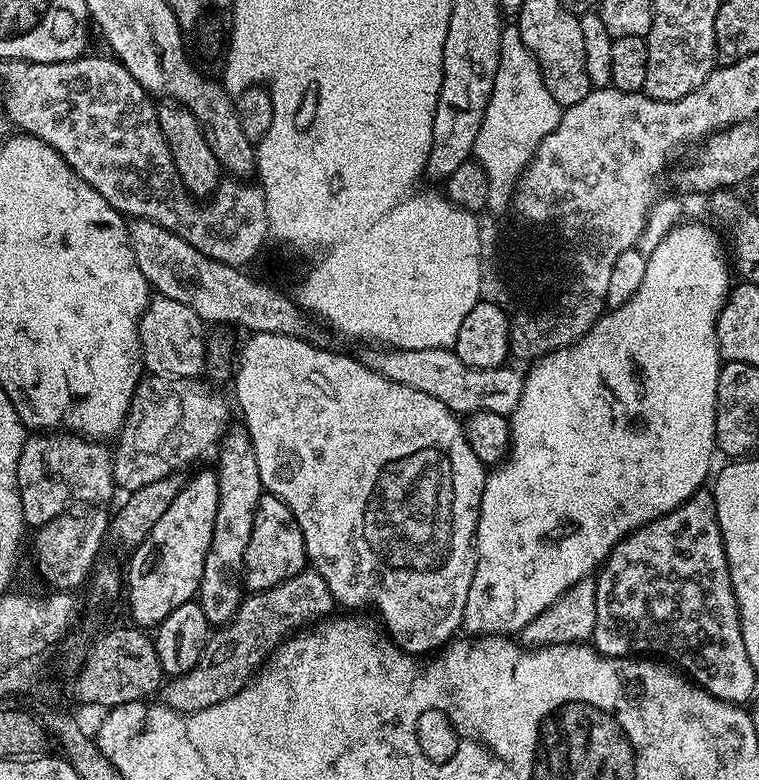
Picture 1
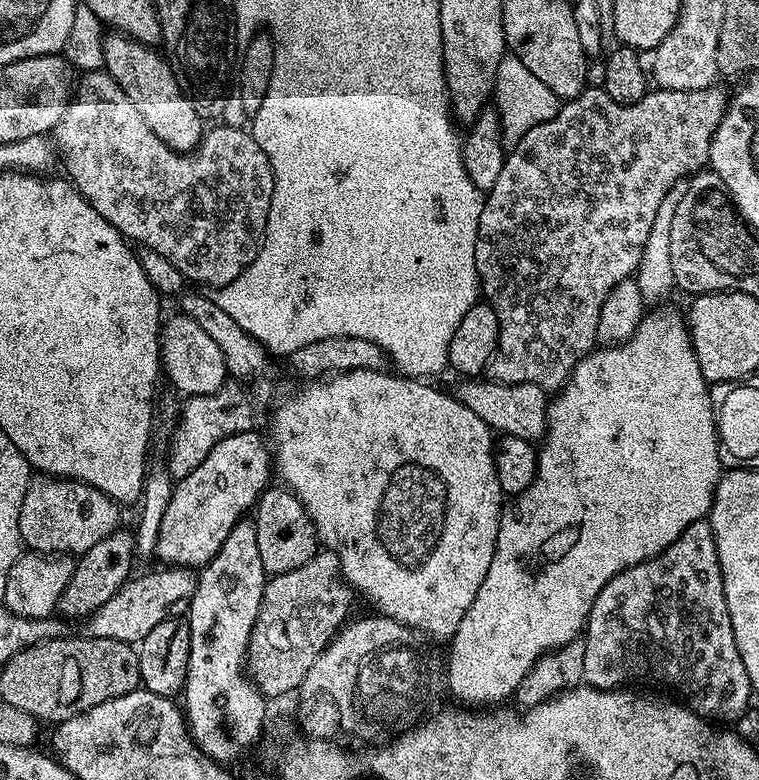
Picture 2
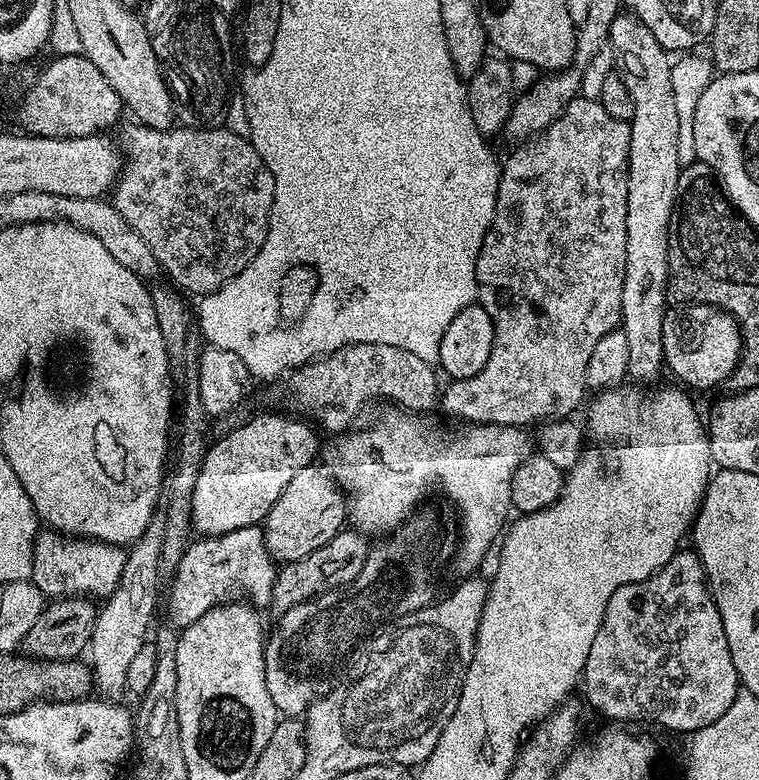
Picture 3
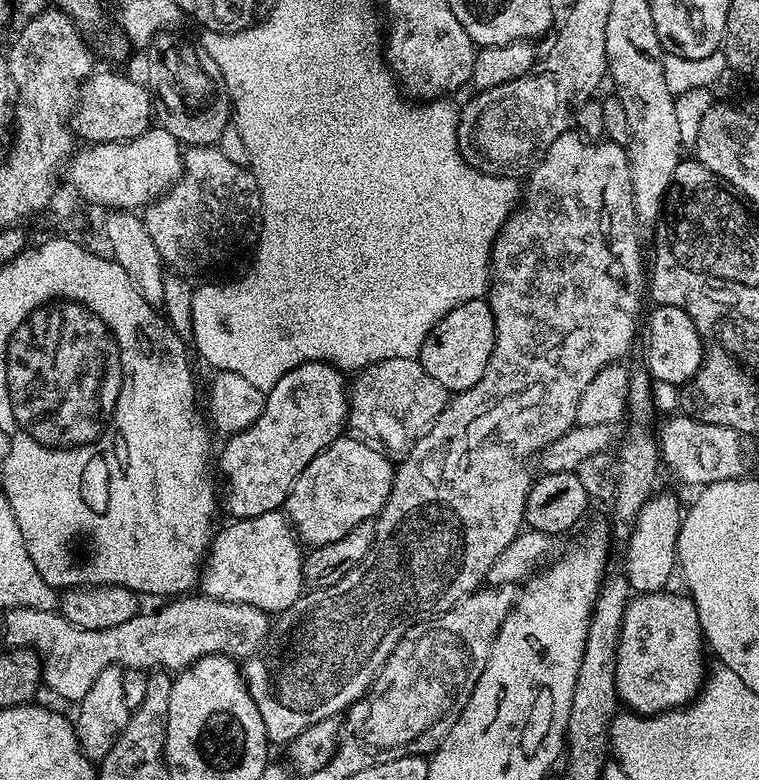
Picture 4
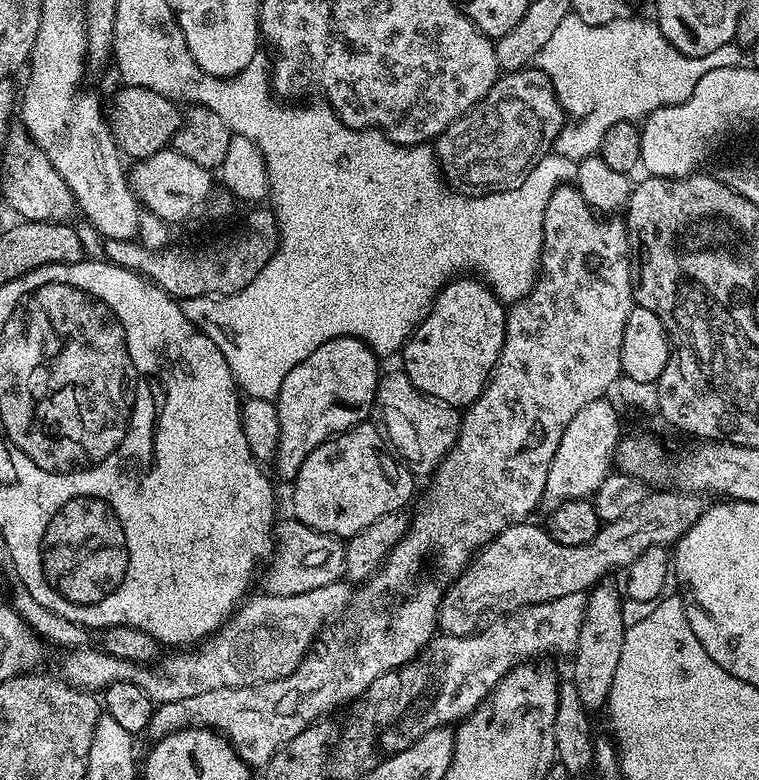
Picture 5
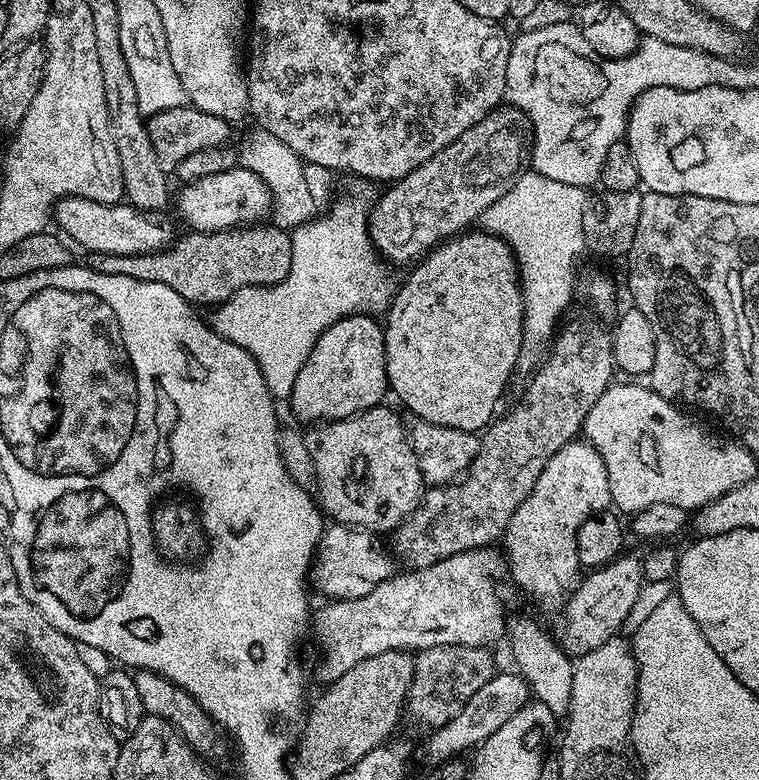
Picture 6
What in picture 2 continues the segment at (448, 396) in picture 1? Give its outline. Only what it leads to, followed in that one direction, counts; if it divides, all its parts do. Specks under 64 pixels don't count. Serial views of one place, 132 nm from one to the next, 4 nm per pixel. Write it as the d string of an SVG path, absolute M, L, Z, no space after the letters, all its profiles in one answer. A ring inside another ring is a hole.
M468 378L463 383L460 392L458 391L459 400L467 408L474 410L474 414L478 414L478 418L482 418L482 422L486 422L497 433L536 442L548 431L550 400L540 385L497 384L491 378Z

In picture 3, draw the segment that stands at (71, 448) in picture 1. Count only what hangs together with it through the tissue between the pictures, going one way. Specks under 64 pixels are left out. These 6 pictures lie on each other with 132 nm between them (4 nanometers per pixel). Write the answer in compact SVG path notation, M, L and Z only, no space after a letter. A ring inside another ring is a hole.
M44 530L37 535L36 539L32 542L32 583L38 586L38 590L46 598L61 598L61 597L83 597L83 598L107 598L116 593L118 582L122 578L122 566L126 566L126 558L128 557L127 551L123 547L115 544L103 544L100 540L90 540L87 538L73 538L63 535L55 530Z

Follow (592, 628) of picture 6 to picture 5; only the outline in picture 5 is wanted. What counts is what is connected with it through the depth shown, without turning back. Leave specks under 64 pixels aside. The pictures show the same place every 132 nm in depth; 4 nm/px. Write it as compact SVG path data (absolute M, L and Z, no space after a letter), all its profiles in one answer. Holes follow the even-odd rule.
M564 594L550 602L541 604L529 604L528 607L519 609L518 614L508 614L497 624L489 623L472 633L471 636L445 636L443 634L433 635L427 646L418 657L420 672L424 675L424 693L421 694L421 702L411 709L413 714L434 714L434 722L438 722L438 728L455 725L465 719L475 708L488 697L498 686L498 682L511 668L525 662L544 658L547 652L571 655L576 651L576 646L585 618L587 595Z

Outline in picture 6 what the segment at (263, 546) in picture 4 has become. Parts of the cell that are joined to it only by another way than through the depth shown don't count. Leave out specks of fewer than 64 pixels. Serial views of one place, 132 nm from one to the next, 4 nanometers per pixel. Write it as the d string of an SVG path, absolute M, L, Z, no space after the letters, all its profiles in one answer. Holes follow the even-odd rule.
M333 523L325 527L324 533L320 535L320 545L316 548L316 555L310 569L311 583L316 583L316 588L322 595L332 600L353 600L370 594L376 586L386 582L394 575L394 560L391 555L379 544L377 537L371 532L365 532L363 528L349 528L345 525Z

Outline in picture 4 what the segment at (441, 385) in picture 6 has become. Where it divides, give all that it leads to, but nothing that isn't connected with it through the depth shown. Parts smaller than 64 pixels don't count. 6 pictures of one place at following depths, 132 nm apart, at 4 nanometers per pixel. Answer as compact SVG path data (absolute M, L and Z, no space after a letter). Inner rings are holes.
M487 299L465 300L462 306L450 310L450 314L446 314L432 327L432 333L426 338L418 359L420 365L436 381L442 382L442 386L449 394L455 394L470 390L470 386L474 386L474 382L478 382L482 378L482 374L486 374L486 362L490 362L490 354L495 345L496 327L494 326L494 314Z

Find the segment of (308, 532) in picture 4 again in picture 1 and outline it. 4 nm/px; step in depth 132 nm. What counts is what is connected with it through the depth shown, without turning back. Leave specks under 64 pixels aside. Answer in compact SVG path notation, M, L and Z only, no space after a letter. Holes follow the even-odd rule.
M261 496L258 510L254 514L254 530L250 534L250 543L246 545L244 555L243 587L253 593L278 586L278 582L286 582L286 578L294 578L294 574L303 572L307 564L308 555L304 549L302 530L294 514L290 514L286 502L277 496Z

